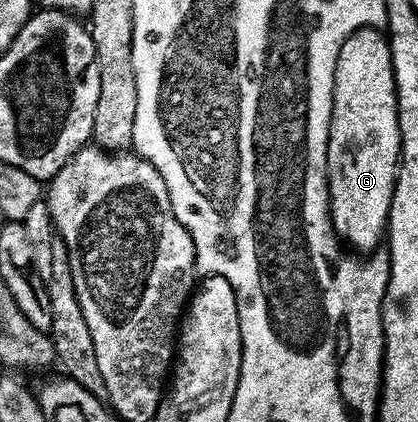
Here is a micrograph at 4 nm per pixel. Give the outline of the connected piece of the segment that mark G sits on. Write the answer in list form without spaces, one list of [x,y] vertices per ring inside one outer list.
[[[377,28],[357,30],[337,53],[327,148],[329,218],[337,237],[354,251],[373,252],[380,247],[377,246],[380,242],[382,245],[400,157],[397,85],[393,79],[393,53],[389,51],[388,37]]]

